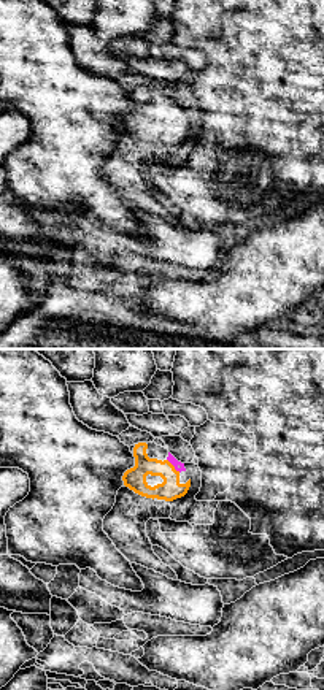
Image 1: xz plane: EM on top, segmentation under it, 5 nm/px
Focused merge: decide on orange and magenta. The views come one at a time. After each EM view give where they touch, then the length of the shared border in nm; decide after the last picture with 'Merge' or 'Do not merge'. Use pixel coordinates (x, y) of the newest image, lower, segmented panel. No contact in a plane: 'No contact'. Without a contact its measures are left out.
Touches orange at (173, 467). Shared border 100 nm

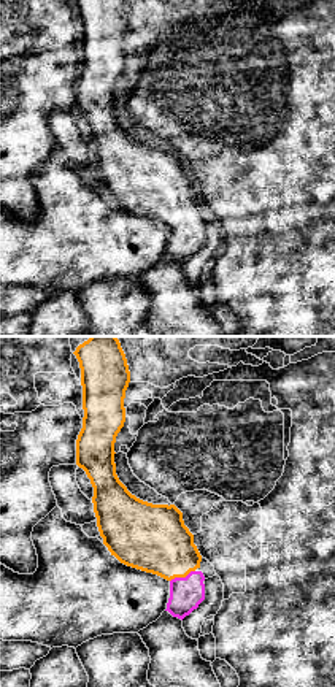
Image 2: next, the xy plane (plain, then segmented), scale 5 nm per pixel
Touches orange at (181, 576). Shared border 140 nm

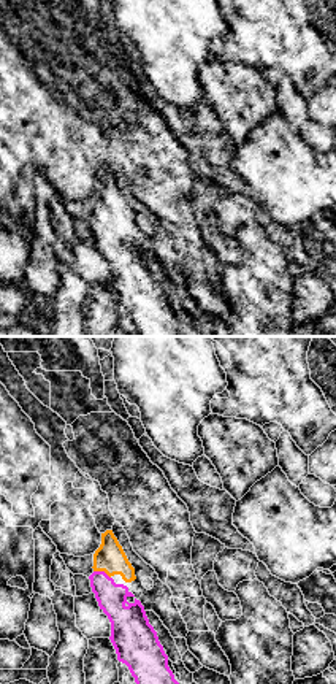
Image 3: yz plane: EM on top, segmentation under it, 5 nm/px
Touches orange at (102, 570). Shared border 100 nm

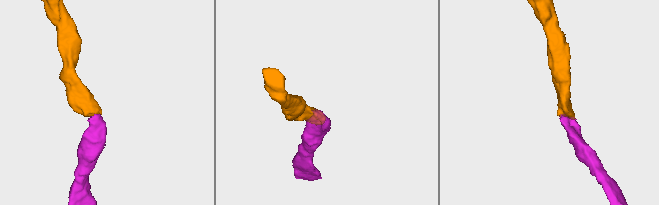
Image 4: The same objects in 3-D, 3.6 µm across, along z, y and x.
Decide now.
Merge

